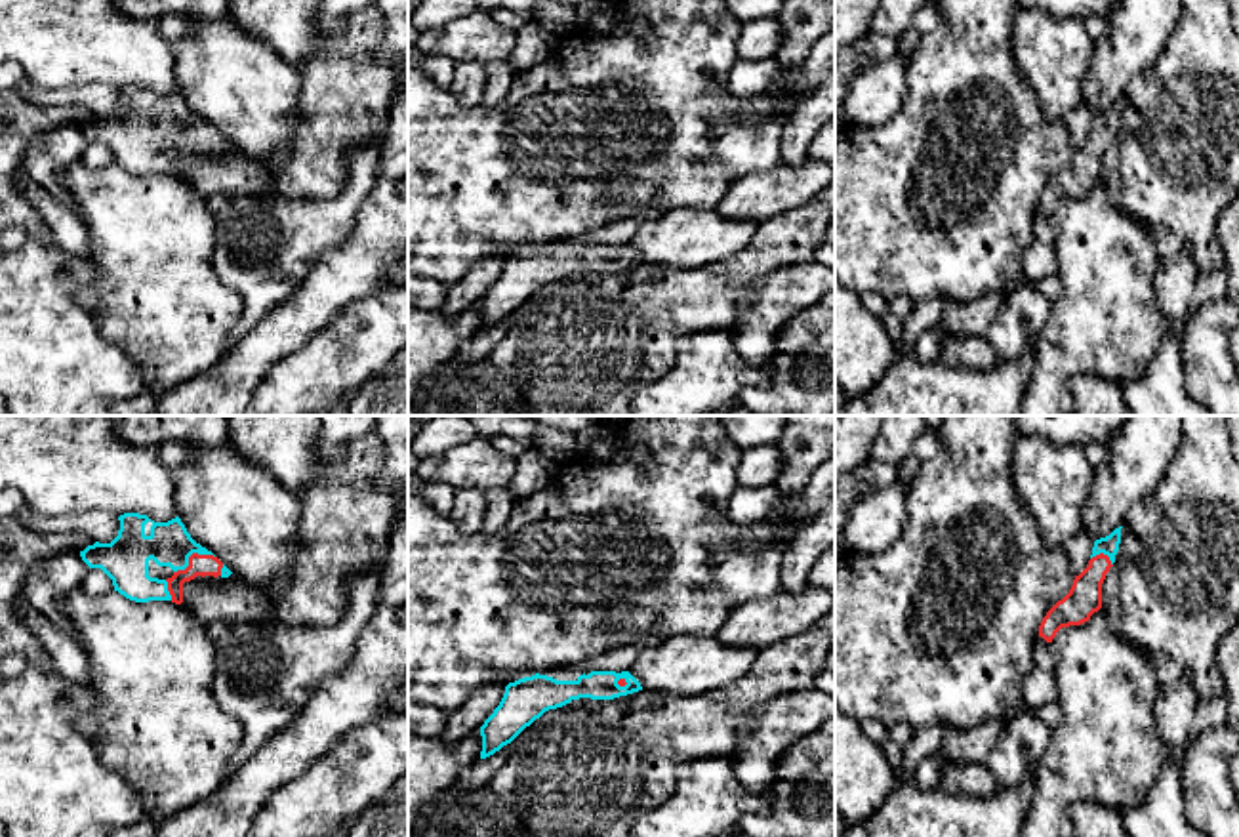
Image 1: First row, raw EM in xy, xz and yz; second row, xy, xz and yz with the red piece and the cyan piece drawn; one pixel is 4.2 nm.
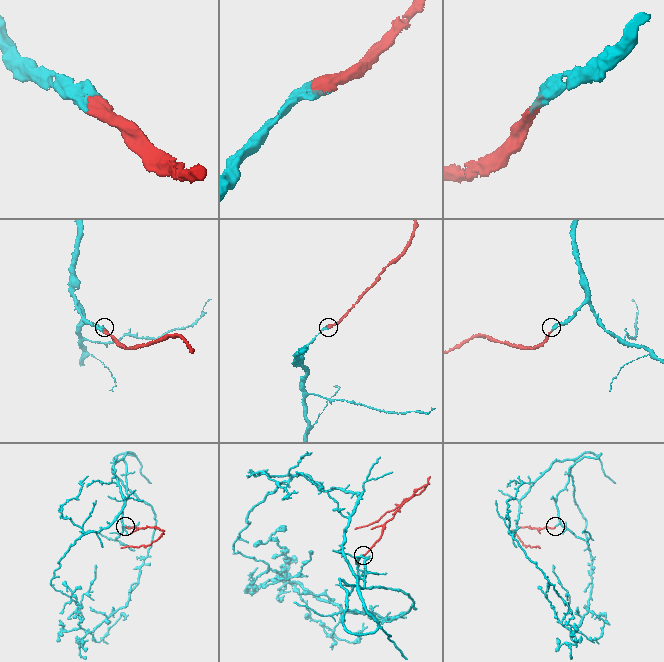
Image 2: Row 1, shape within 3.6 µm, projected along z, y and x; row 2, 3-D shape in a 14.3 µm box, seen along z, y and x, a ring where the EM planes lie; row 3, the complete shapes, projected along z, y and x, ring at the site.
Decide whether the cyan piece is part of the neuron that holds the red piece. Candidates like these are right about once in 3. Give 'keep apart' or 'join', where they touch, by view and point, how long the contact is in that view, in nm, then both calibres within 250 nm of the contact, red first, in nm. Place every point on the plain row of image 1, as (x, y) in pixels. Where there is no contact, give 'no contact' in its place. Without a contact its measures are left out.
join | xy (191, 128) | 190 nm | 100/180 nm

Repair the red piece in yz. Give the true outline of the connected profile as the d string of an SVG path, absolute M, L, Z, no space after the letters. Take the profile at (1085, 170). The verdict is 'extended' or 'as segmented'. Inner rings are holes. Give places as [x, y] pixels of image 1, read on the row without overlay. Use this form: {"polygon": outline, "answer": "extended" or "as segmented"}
{"polygon": "M1121 101L1094 114L1088 139L1075 149L1069 166L1043 191L1039 210L1052 215L1062 200L1081 198L1102 181L1102 156L1115 135L1121 116Z", "answer": "extended"}

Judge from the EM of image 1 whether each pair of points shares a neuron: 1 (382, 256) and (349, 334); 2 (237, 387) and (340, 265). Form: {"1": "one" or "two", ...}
{"1": "two", "2": "one"}

